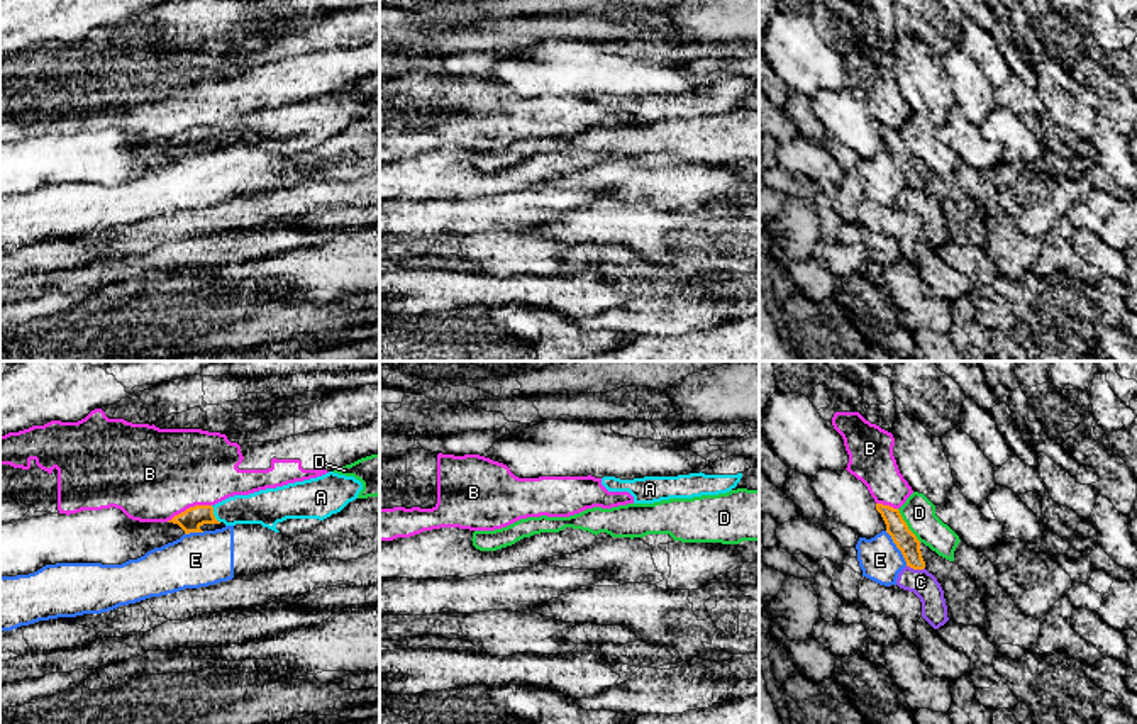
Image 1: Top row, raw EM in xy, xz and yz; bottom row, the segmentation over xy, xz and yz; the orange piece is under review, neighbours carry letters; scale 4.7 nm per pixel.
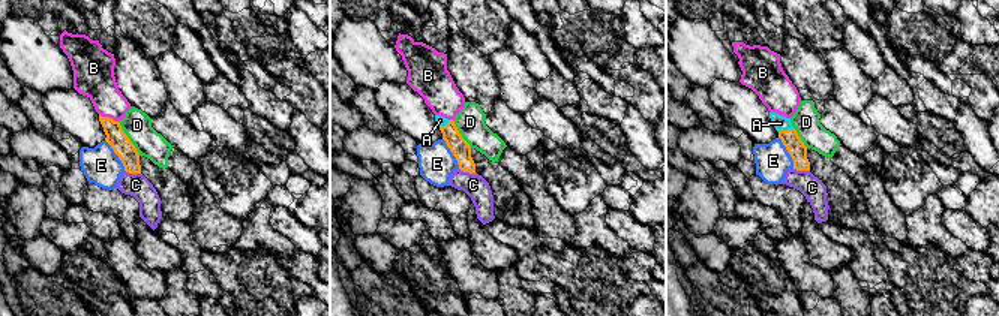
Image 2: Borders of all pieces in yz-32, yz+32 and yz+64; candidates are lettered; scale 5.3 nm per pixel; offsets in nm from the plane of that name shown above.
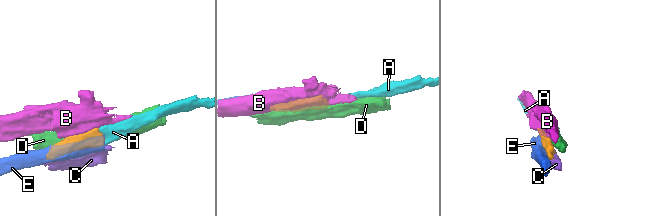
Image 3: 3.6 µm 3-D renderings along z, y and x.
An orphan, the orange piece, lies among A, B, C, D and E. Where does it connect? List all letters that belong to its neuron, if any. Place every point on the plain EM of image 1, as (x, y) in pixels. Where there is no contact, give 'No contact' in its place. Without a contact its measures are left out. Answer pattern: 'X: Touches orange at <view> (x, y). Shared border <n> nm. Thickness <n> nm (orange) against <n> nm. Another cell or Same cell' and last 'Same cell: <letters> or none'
A: Touches orange at xy (212, 134). Shared border 100 nm. Thickness 110 nm (orange) against 160 nm. Same cell
B: Touches orange at xy (190, 128). Shared border 240 nm. Thickness 110 nm (orange) against 440 nm. Another cell
C: Touches orange at yz (915, 189). Shared border 90 nm. Thickness 100 nm (orange) against 120 nm. Another cell
D: Touches orange at yz (907, 146). Shared border 200 nm. Thickness 100 nm (orange) against 160 nm. Another cell
E: Touches orange at yz (897, 167). Shared border 200 nm. Thickness 100 nm (orange) against 200 nm. Another cell
Same cell: A

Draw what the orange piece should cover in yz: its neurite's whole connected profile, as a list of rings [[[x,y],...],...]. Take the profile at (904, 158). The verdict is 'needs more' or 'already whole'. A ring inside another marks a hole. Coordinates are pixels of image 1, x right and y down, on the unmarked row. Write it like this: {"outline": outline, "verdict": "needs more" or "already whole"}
{"outline": [[[876,124],[876,131],[881,134],[886,153],[891,156],[896,168],[901,171],[907,187],[913,190],[923,190],[925,181],[920,171],[920,161],[917,156],[908,149],[907,142],[903,141],[898,129],[890,125]]], "verdict": "already whole"}

